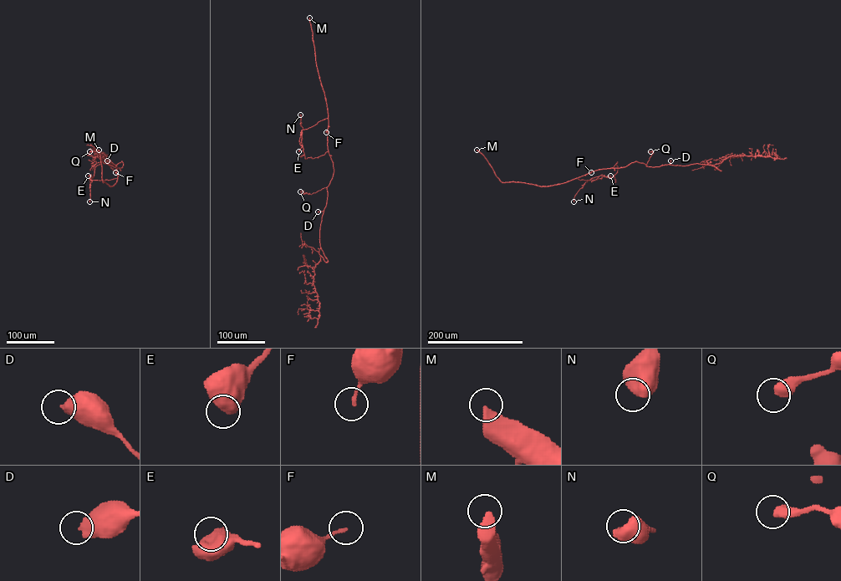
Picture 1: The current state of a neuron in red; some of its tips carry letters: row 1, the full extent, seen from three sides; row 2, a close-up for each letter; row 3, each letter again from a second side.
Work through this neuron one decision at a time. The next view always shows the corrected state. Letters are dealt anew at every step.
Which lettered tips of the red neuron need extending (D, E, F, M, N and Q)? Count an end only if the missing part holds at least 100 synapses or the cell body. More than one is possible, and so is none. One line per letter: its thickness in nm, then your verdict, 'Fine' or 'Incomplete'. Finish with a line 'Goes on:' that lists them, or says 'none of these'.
D: Thickness 550 nm. Fine
E: Thickness 650 nm. Fine
F: Thickness 110 nm. Fine
M: Thickness 480 nm. Incomplete
N: Thickness 700 nm. Fine
Q: Thickness 480 nm. Fine
Goes on: M

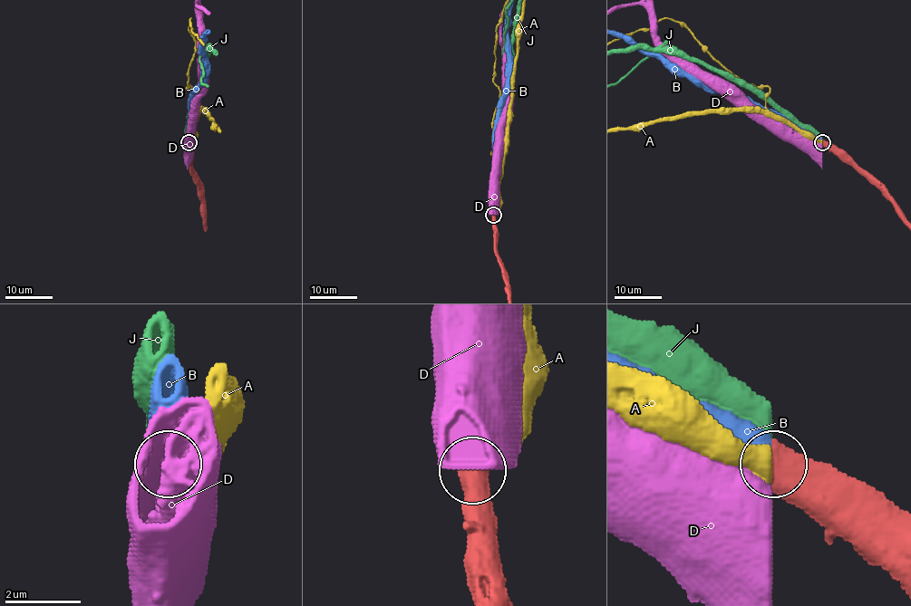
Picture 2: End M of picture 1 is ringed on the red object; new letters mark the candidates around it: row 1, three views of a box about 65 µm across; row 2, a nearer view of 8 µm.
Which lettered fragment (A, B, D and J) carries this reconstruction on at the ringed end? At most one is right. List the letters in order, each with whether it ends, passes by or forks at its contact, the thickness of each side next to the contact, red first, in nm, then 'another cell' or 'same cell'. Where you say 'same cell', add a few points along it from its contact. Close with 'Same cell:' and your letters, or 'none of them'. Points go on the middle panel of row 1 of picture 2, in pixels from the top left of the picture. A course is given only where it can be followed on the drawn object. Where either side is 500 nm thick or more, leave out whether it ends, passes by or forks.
A: calibres 700 and 500 nm; another cell
B: calibres 700 and 700 nm; same cell
D: calibres 700 and 800 nm; another cell
J: calibres 600 and 500 nm; another cell
Same cell: B

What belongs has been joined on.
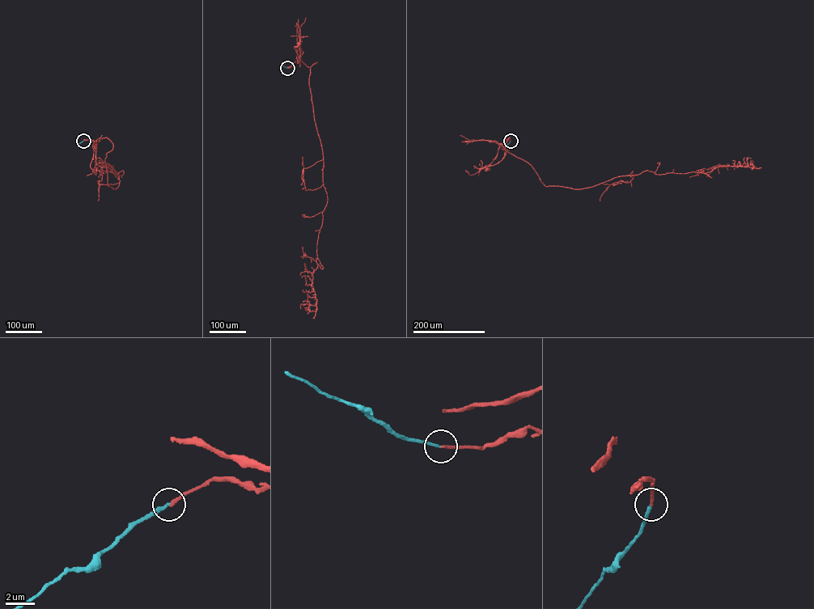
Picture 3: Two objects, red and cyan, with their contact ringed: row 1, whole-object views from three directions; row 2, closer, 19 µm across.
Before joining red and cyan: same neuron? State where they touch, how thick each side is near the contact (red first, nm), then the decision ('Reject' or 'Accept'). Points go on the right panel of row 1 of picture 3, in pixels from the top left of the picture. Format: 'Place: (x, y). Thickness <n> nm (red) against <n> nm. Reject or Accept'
Place: (510, 141). Thickness 200 nm (red) against 180 nm. Accept

